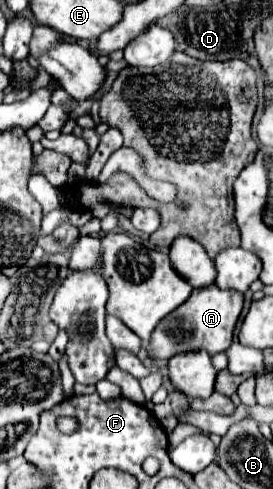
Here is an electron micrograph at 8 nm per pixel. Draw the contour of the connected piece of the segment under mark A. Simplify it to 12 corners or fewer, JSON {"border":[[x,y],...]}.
{"border":[[216,284],[158,324],[148,354],[232,344],[244,296]]}

